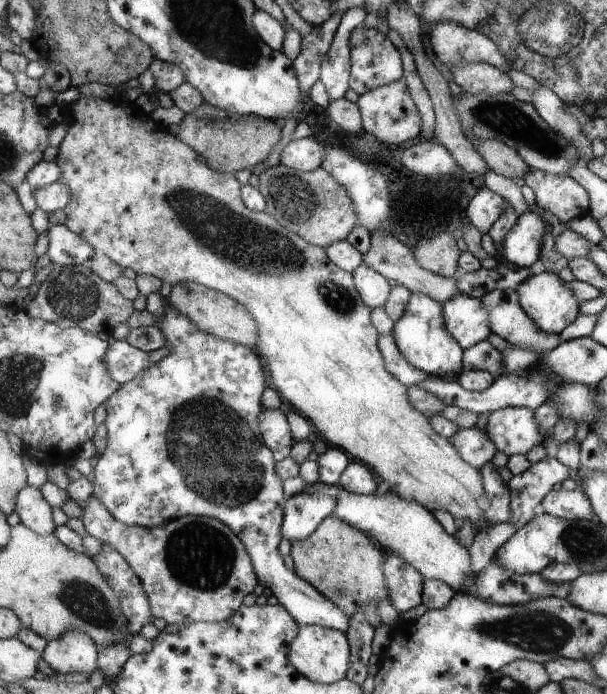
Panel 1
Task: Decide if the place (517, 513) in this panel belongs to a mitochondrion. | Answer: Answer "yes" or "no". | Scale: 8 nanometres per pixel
no

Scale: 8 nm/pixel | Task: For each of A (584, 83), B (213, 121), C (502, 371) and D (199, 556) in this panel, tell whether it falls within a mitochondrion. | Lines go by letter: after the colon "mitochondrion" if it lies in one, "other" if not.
A: other
B: mitochondrion
C: other
D: mitochondrion

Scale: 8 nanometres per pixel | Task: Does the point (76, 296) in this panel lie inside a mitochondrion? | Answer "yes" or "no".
yes

